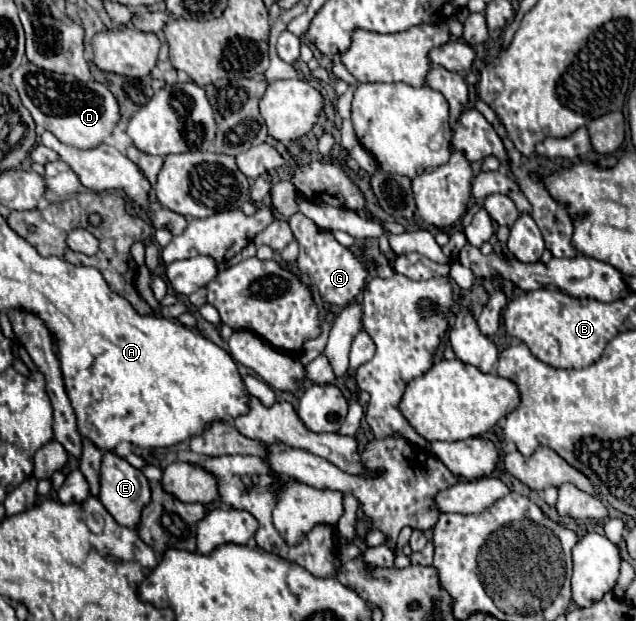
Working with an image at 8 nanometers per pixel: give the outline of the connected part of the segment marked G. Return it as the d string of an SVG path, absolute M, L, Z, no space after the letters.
M294 213L288 219L294 237L300 243L300 255L298 255L298 267L302 273L312 277L314 287L320 291L322 299L336 307L346 307L348 303L356 301L356 295L364 289L366 283L366 263L358 255L350 253L346 247L342 247L328 231L320 231L314 221L310 221L302 213Z

